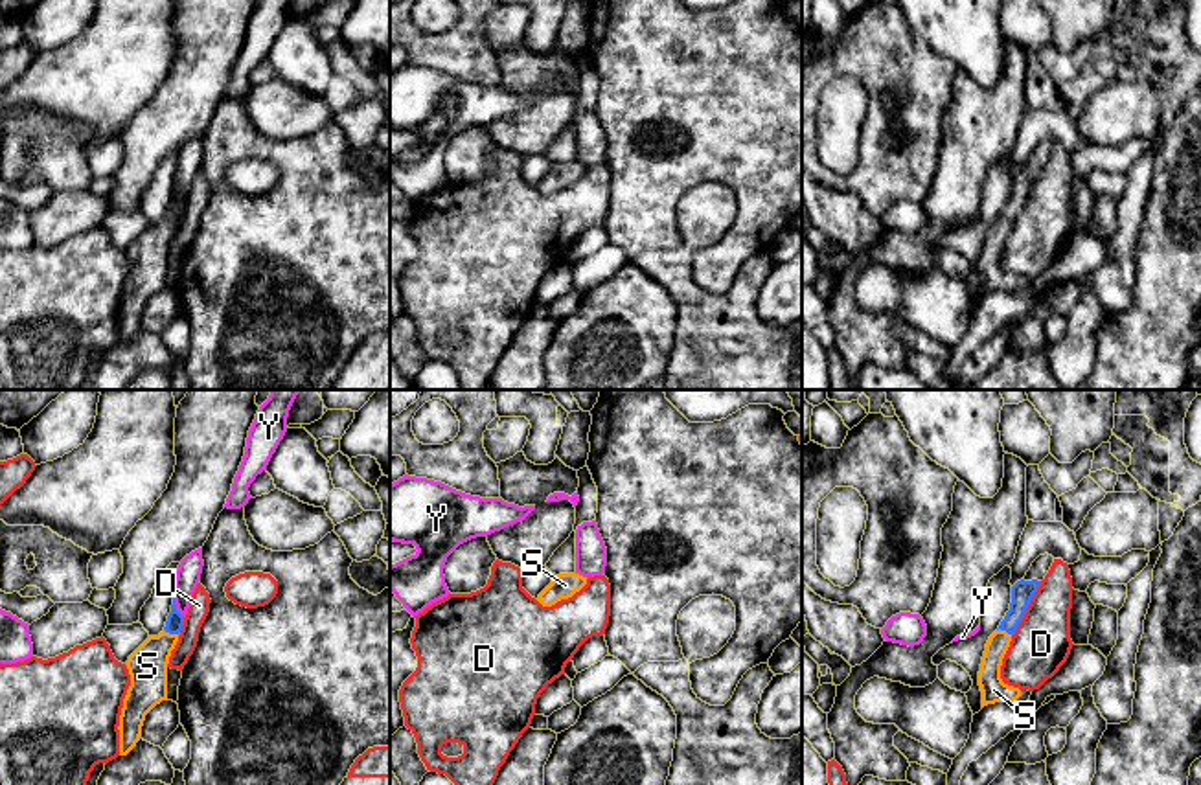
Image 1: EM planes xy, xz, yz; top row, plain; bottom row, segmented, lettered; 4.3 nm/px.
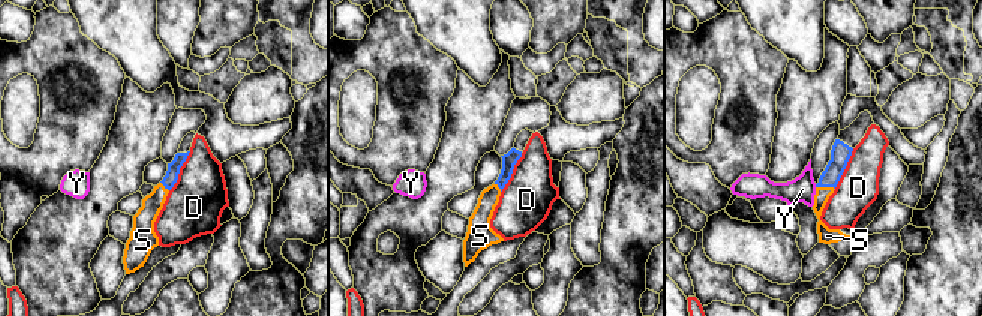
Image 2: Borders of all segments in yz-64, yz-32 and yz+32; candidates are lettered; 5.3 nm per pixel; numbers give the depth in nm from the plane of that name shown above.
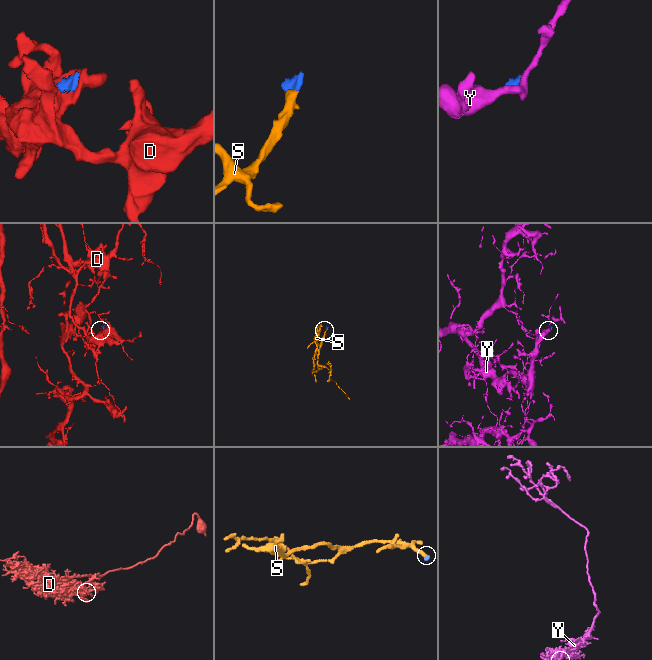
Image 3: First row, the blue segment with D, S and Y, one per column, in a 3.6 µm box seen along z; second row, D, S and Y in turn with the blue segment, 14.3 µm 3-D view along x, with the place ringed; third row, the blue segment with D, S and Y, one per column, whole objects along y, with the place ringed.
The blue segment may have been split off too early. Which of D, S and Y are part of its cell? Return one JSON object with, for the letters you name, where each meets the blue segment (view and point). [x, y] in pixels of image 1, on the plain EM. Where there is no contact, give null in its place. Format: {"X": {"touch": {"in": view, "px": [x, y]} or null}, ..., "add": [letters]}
{"S": {"touch": {"in": "yz", "px": [1005, 217]}}, "add": ["S"]}

